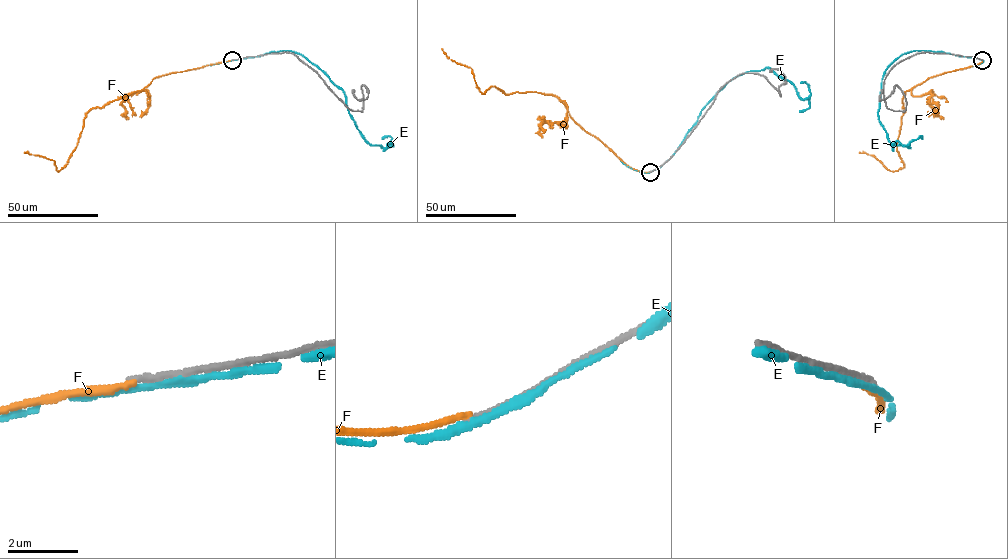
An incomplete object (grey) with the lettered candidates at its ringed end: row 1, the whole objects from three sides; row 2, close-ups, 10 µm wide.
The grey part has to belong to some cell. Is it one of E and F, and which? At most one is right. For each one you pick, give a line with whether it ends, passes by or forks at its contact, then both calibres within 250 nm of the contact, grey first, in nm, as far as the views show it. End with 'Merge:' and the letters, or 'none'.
Merge: none

